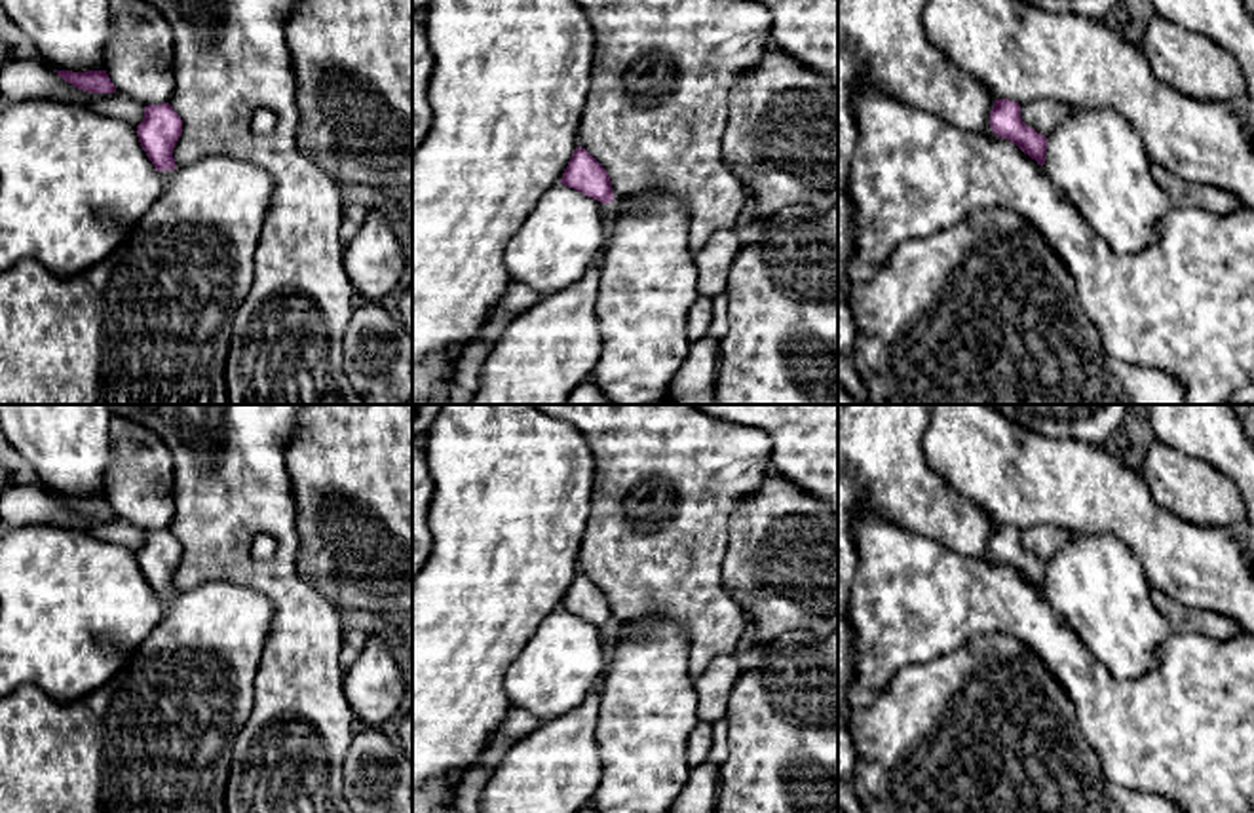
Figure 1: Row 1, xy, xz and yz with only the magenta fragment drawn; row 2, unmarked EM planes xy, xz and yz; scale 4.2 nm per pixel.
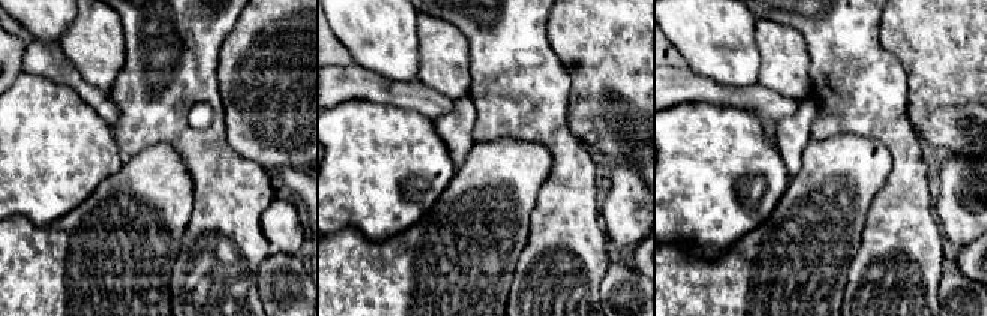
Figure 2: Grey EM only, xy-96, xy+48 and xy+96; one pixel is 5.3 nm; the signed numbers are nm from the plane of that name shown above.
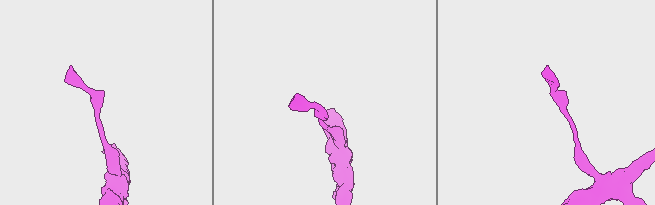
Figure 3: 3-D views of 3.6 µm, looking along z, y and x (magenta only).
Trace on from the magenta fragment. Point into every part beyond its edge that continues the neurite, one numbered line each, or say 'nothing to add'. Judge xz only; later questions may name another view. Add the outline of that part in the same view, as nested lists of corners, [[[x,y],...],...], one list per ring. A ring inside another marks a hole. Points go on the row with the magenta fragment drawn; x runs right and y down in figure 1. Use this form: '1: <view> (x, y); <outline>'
nothing to add

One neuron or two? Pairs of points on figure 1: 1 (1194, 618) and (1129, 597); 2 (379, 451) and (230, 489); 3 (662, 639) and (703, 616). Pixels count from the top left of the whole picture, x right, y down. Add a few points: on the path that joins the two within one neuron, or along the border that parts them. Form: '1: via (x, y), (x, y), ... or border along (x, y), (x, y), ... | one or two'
1: border along (1150, 587), (1150, 599), (1173, 633) | two
2: border along (291, 430), (285, 449), (285, 472), (297, 517) | two
3: border along (639, 614), (665, 612), (681, 627), (690, 673) | two

